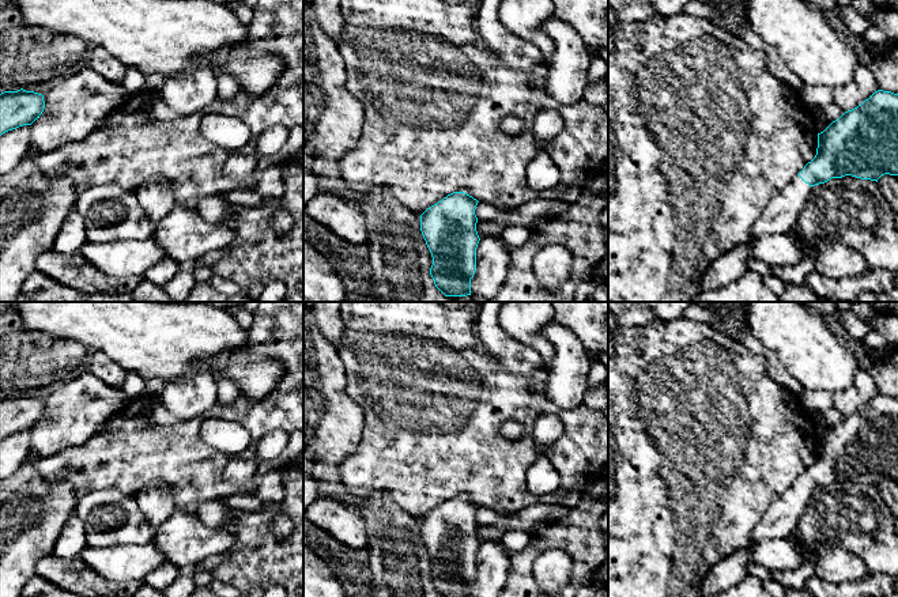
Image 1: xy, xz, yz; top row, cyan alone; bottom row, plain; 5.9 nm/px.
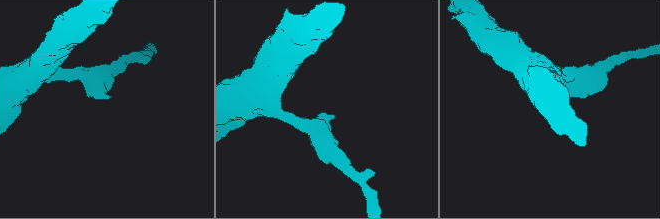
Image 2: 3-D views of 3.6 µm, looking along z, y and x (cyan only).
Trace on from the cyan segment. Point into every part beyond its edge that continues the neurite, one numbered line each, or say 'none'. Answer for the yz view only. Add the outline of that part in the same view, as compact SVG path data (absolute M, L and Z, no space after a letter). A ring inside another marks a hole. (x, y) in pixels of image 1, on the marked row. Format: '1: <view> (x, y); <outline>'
1: yz (778, 216); M796 174L793 180L770 200L762 215L752 226L750 231L750 239L746 242L748 248L748 260L754 258L750 246L756 238L759 238L761 235L788 234L791 231L808 196L810 192L807 190L805 182L799 177L799 174Z

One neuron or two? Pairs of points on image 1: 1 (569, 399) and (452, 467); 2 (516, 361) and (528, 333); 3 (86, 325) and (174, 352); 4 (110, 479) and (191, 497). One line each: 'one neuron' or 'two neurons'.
1: two neurons
2: two neurons
3: one neuron
4: one neuron

